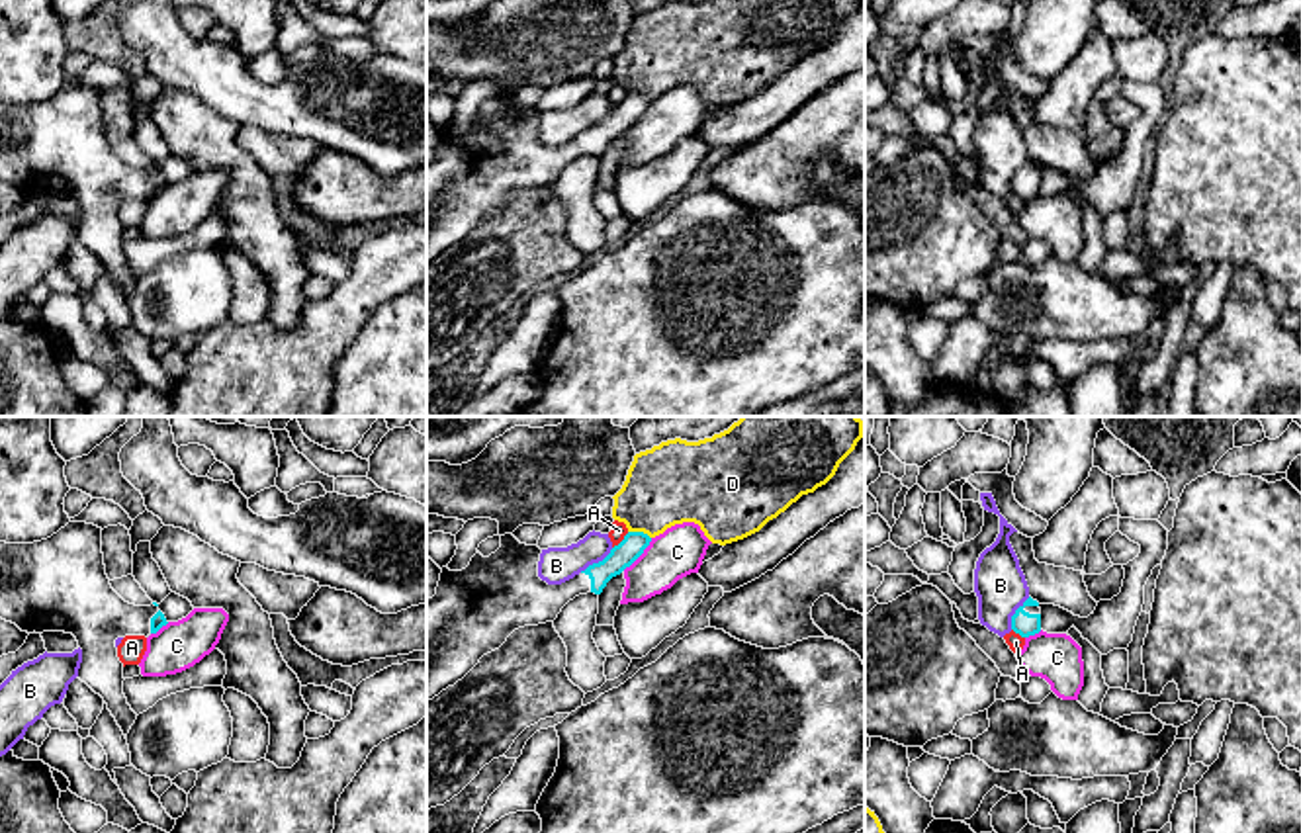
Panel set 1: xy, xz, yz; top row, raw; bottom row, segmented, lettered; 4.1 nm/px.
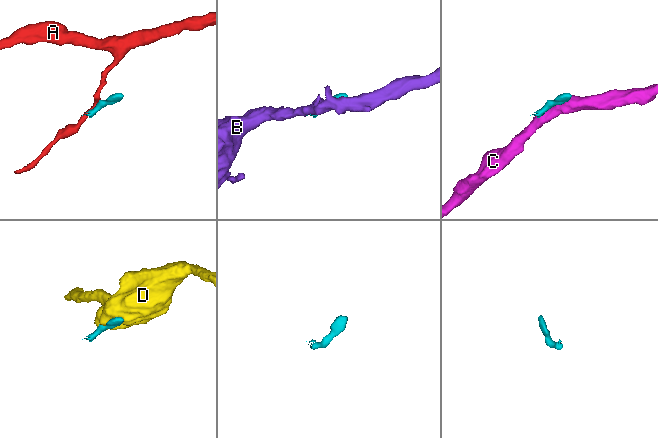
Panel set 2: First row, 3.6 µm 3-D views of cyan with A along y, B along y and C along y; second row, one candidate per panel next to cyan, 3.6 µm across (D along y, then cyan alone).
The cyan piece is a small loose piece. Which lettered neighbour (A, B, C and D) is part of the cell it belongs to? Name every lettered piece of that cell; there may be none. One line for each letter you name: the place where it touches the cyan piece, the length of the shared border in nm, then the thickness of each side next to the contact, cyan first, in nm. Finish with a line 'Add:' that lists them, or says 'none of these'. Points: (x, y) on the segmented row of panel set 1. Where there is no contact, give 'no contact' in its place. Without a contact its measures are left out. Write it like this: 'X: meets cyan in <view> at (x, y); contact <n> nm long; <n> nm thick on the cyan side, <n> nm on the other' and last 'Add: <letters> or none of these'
Add: none of these

